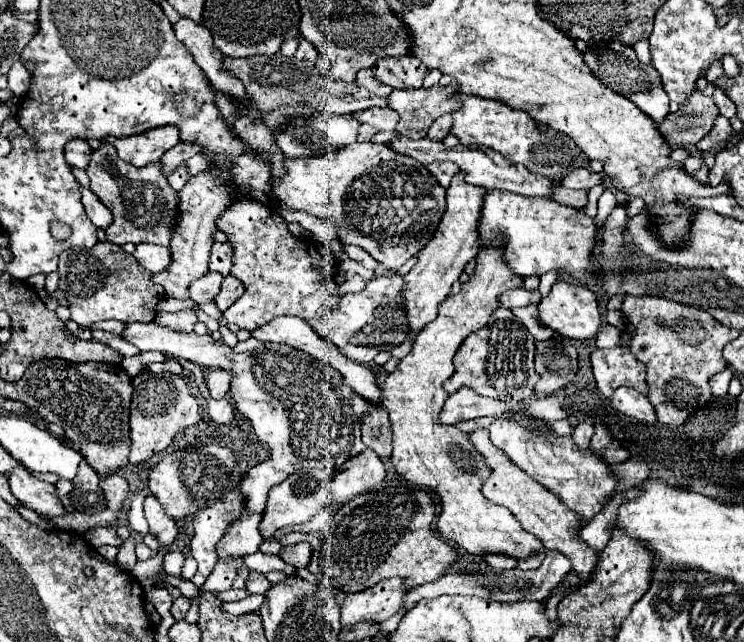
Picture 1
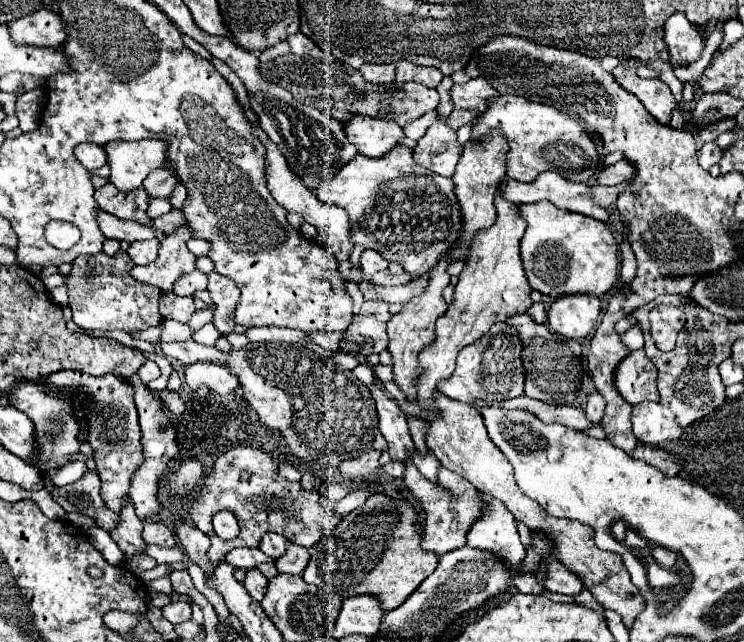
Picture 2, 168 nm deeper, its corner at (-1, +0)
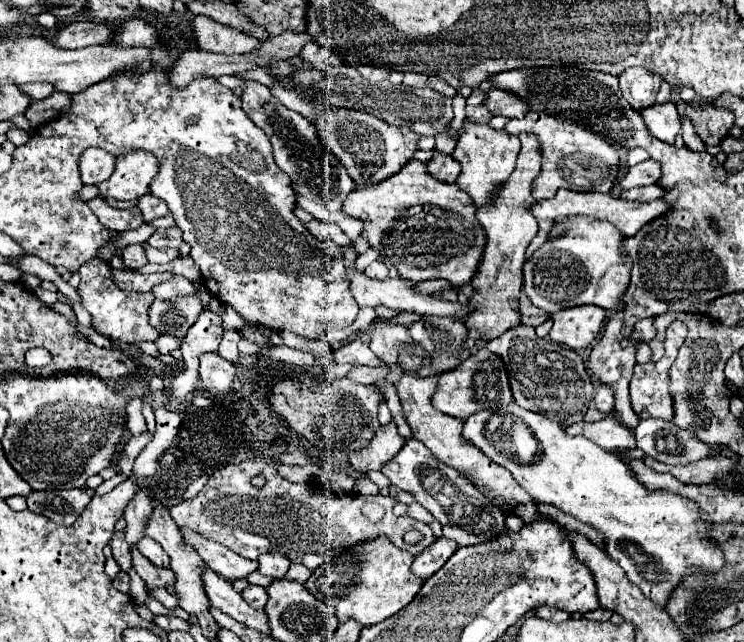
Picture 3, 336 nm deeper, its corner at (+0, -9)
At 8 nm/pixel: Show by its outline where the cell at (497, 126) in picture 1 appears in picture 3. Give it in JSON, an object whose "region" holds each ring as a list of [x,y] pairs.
{"region":[[[531,111],[523,119],[515,119],[515,117],[509,119],[509,123],[505,125],[505,131],[511,135],[531,133],[539,141],[539,151],[541,151],[543,161],[541,161],[541,171],[535,177],[533,191],[531,191],[537,201],[553,197],[559,187],[565,187],[571,191],[609,193],[609,189],[613,187],[617,179],[617,165],[619,165],[617,149],[603,137],[575,125],[573,121],[561,121],[547,113]]]}

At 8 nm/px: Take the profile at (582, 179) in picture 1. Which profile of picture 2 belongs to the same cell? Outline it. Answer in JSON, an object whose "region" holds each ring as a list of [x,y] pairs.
{"region":[[[620,160],[620,162],[616,162],[612,166],[606,166],[604,170],[600,170],[598,184],[602,184],[602,186],[616,186],[616,184],[620,184],[624,180],[634,178],[632,174],[636,174],[634,164],[630,164],[628,160]]]}

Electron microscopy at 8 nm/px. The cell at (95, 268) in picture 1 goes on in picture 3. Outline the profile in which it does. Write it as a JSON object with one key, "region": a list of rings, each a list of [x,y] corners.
{"region":[[[99,259],[83,263],[79,267],[79,275],[81,275],[81,285],[77,293],[81,295],[81,305],[89,311],[91,327],[99,335],[127,345],[139,345],[143,341],[155,341],[159,337],[157,329],[149,325],[149,307],[155,301],[153,293],[135,293],[119,289],[111,277],[111,265]]]}

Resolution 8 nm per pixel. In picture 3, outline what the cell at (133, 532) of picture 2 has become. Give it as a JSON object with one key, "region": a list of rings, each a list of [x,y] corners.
{"region":[[[137,547],[131,549],[131,557],[133,557],[133,569],[135,569],[135,573],[145,581],[147,587],[167,587],[167,585],[175,583],[175,577],[171,573],[171,569],[147,563],[147,559],[139,553]]]}

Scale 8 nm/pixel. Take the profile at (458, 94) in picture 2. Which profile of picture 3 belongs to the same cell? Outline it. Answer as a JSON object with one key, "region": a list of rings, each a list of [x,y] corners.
{"region":[[[491,89],[487,91],[485,103],[483,103],[491,113],[495,115],[505,115],[505,117],[523,117],[529,109],[523,101],[519,101],[519,97],[515,97],[509,91],[501,91],[501,89]]]}

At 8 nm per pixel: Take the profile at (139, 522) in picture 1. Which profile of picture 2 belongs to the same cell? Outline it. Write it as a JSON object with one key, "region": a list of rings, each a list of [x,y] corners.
{"region":[[[152,544],[146,546],[146,552],[158,562],[158,564],[172,564],[172,562],[180,562],[184,560],[184,552],[180,546],[174,548],[156,548]]]}

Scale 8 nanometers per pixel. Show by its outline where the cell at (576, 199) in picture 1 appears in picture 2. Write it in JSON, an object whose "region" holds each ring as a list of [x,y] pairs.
{"region":[[[622,182],[618,186],[592,186],[592,196],[596,198],[596,202],[600,202],[602,208],[610,208],[628,186],[630,182]]]}

